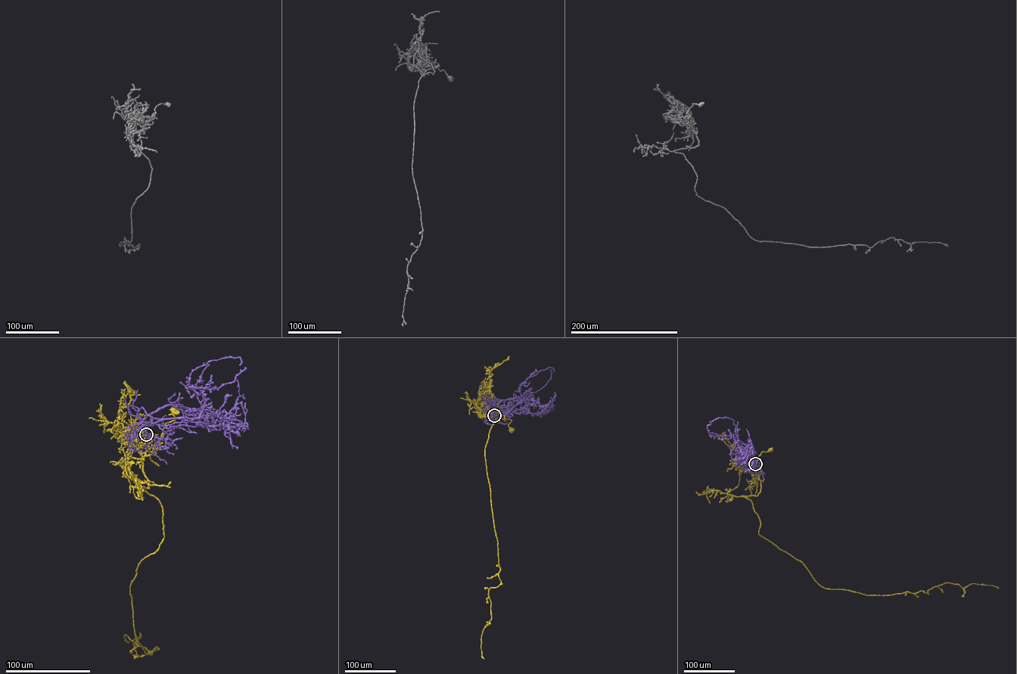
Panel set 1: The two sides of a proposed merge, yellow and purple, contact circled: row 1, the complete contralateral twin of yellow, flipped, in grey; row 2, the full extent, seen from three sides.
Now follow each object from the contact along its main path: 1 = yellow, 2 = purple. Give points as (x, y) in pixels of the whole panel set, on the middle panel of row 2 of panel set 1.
1: (494, 415), (510, 419), (508, 426), (511, 430)
2: (494, 415), (491, 412), (497, 409), (520, 413), (529, 402), (520, 397), (545, 385), (551, 378), (550, 370)

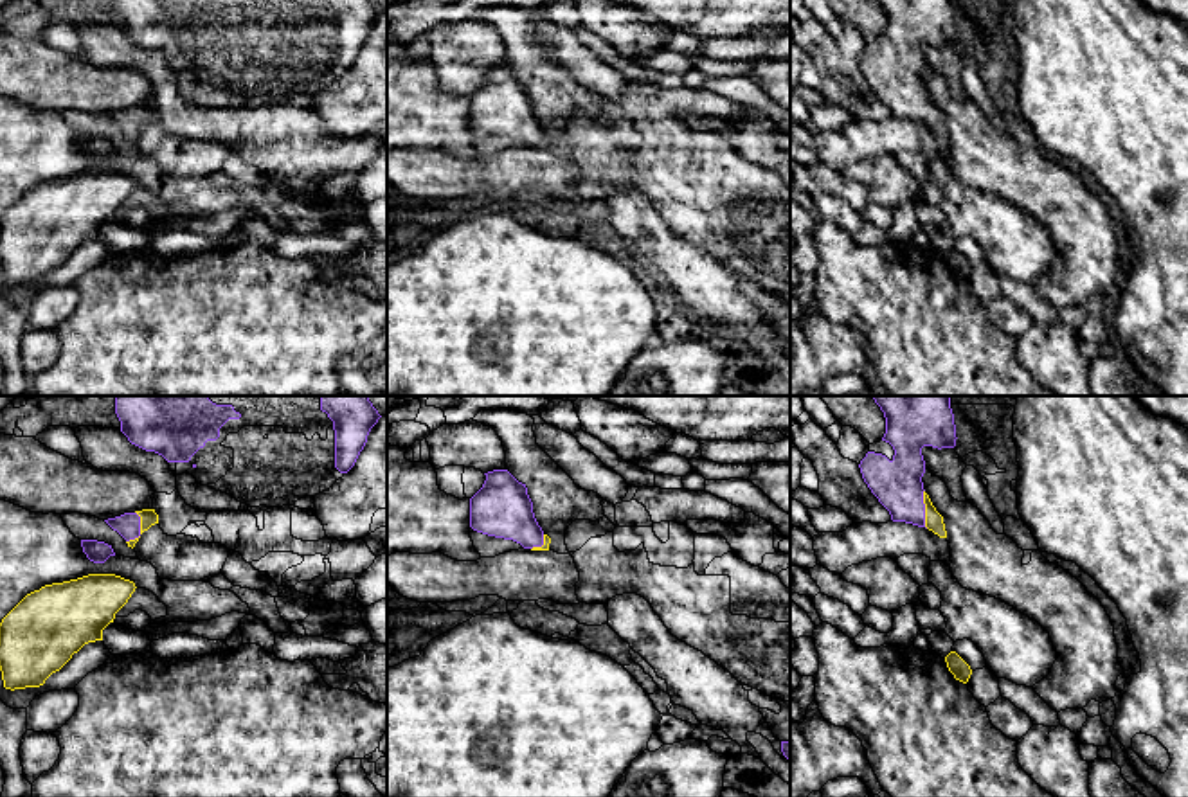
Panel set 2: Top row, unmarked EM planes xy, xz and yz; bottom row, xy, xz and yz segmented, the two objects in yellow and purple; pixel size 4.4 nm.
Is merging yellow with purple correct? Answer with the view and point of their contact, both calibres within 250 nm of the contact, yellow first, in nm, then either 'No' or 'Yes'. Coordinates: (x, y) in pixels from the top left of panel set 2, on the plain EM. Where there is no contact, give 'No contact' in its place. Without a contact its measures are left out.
Touches yellow at yz (926, 107). Thickness 80 nm (yellow) against 220 nm. No

